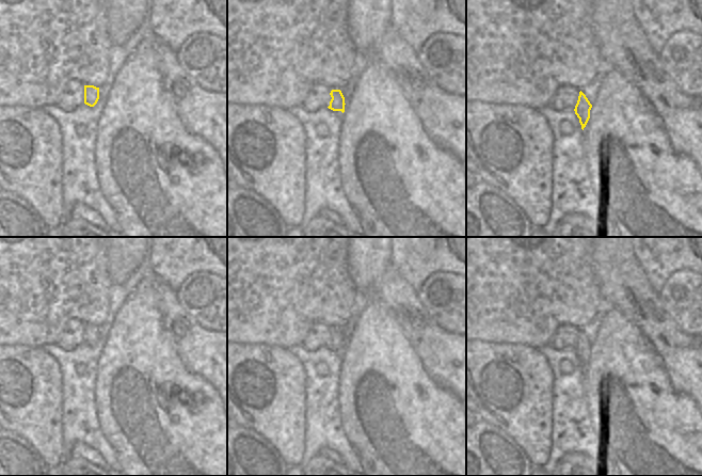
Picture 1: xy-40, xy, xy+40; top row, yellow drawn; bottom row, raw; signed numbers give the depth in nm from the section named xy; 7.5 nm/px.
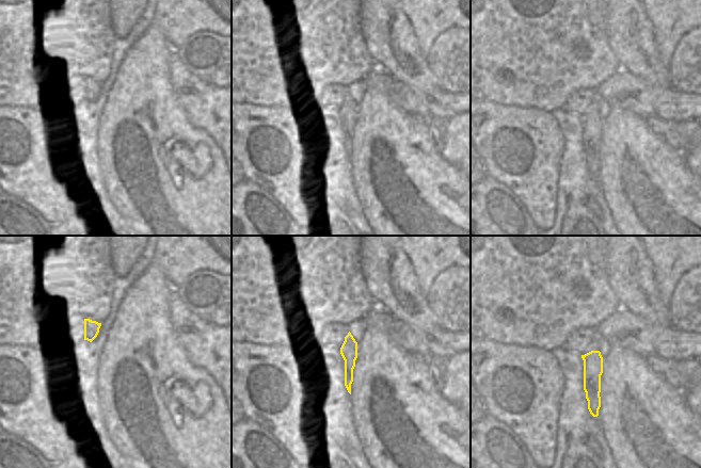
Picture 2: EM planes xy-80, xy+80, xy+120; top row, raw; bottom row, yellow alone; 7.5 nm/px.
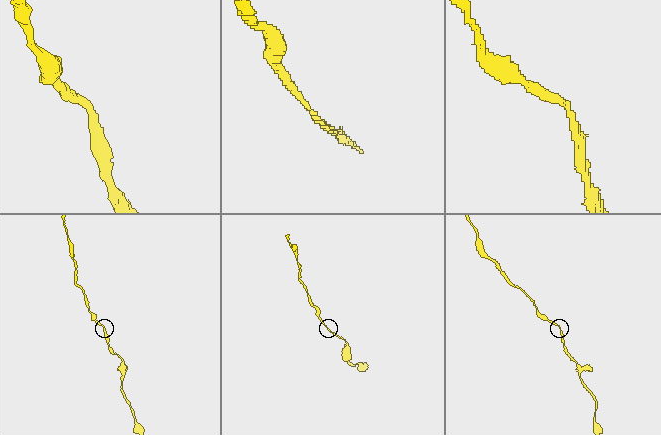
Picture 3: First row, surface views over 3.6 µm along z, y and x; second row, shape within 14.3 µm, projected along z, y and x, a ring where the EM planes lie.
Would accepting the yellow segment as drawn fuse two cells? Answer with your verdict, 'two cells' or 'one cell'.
one cell

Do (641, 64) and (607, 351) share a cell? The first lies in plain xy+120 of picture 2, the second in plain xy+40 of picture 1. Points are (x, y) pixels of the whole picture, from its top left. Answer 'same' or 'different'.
different

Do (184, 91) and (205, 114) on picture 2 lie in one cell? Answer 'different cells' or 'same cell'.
same cell

